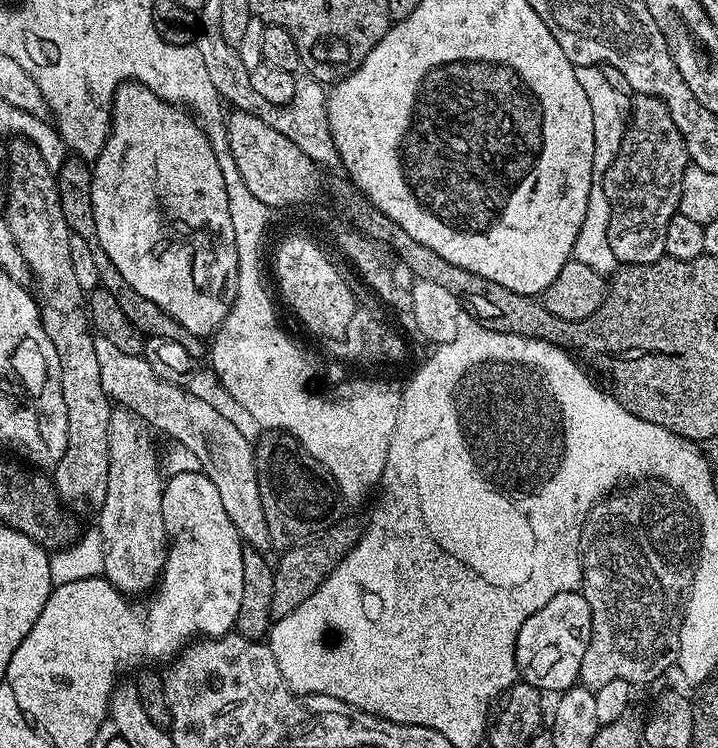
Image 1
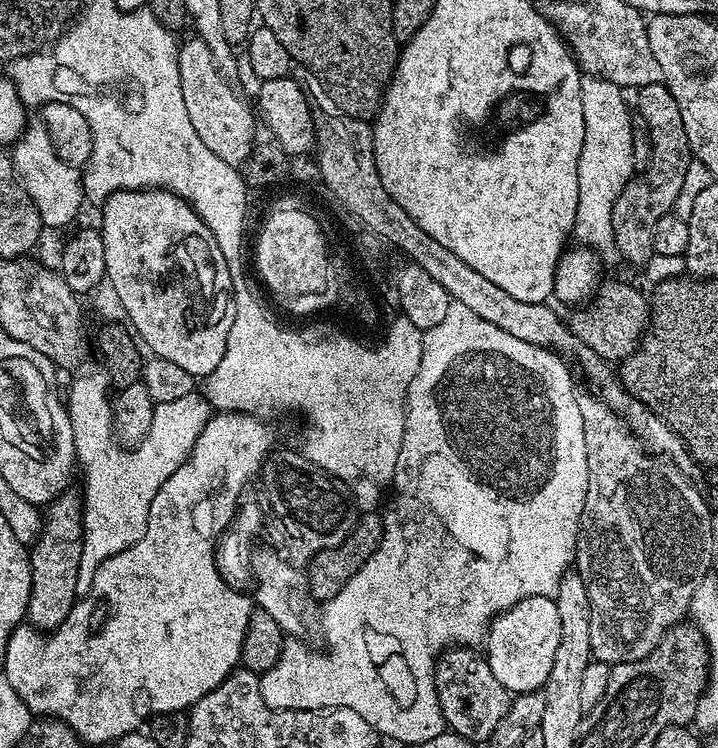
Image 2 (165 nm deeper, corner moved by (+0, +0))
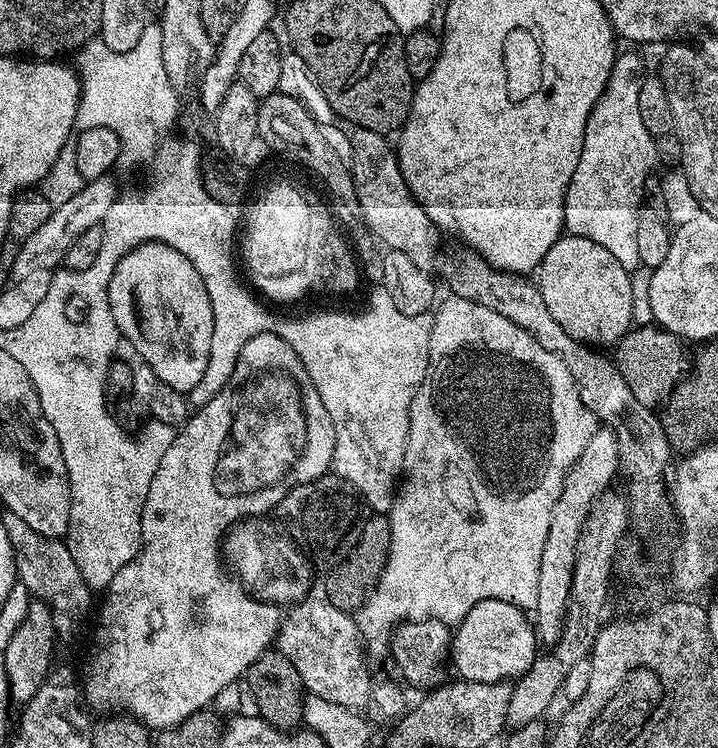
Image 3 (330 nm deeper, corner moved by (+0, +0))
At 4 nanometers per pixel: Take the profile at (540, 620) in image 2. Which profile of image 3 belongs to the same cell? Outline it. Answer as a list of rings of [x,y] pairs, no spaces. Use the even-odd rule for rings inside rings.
[[[483,600],[478,602],[466,614],[466,618],[455,625],[452,643],[450,645],[450,664],[456,667],[455,675],[461,680],[473,680],[474,682],[512,682],[523,676],[526,670],[536,660],[536,632],[532,629],[530,621],[524,617],[525,609],[519,603],[511,600]]]

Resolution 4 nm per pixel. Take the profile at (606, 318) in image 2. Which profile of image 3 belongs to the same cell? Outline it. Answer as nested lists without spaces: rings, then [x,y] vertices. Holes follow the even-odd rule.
[[[633,327],[615,345],[614,363],[622,374],[626,386],[630,386],[630,394],[642,402],[642,406],[653,410],[659,409],[667,400],[672,389],[680,383],[680,359],[684,356],[685,345],[672,333],[664,331],[663,327],[638,328]]]

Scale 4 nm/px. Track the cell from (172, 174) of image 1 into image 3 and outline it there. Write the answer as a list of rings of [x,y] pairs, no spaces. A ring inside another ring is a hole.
[[[149,242],[132,248],[120,259],[108,283],[108,305],[114,314],[114,322],[121,337],[132,343],[136,356],[148,364],[159,383],[174,390],[190,394],[206,366],[210,362],[210,342],[214,334],[214,314],[210,306],[210,294],[186,254],[174,250],[168,244]]]

